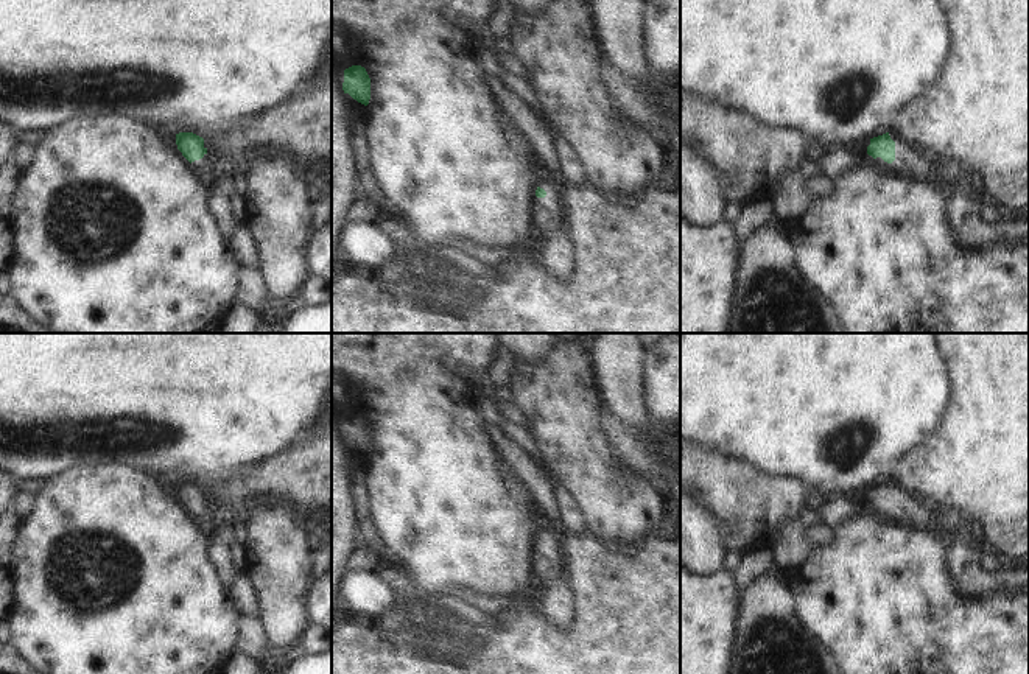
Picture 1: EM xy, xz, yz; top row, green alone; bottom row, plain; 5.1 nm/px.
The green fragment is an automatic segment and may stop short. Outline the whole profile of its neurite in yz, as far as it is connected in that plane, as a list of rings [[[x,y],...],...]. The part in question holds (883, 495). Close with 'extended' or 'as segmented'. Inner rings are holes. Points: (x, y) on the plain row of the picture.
[[[894,481],[870,487],[867,503],[876,512],[904,526],[925,528],[934,525],[939,535],[959,535],[967,531],[968,525],[968,517],[962,511],[932,507],[928,503],[922,503]]]; extended

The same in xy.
[[[193,481],[176,483],[176,493],[182,504],[196,517],[210,523],[213,518],[212,504],[207,501],[204,487]]]; extended

